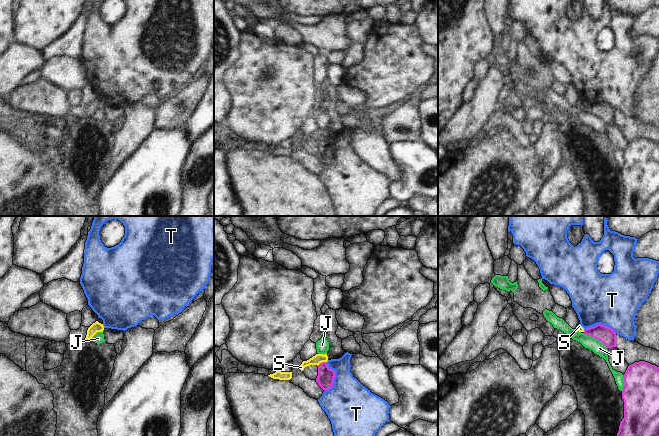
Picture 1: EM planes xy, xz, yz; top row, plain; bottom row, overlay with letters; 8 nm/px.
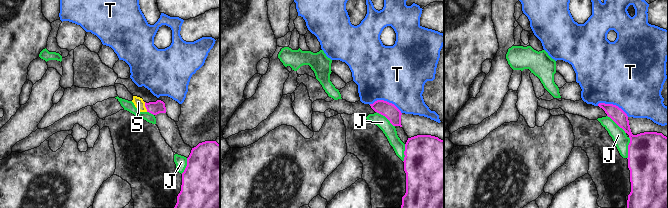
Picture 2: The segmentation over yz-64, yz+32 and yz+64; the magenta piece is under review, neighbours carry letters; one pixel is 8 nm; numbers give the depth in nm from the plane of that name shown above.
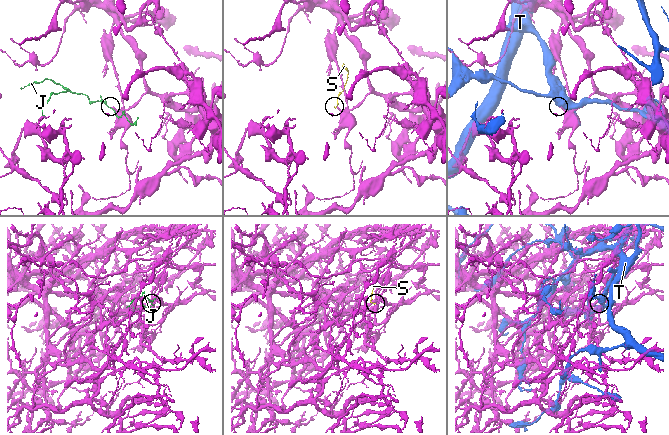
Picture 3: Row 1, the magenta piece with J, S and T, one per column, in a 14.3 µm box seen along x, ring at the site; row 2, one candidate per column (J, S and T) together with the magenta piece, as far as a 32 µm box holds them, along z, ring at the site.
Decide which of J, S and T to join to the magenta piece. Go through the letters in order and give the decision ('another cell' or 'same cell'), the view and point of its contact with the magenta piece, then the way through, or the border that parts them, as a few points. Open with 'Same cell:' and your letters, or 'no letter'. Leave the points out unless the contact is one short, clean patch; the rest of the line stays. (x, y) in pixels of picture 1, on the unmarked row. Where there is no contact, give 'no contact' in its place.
Same cell: no letter
J: another cell; meets magenta in yz at (595, 114)
S: another cell; meets magenta in xz at (322, 138); border along xz (325, 137), (317, 141)
T: another cell; meets magenta in xz at (334, 152)

